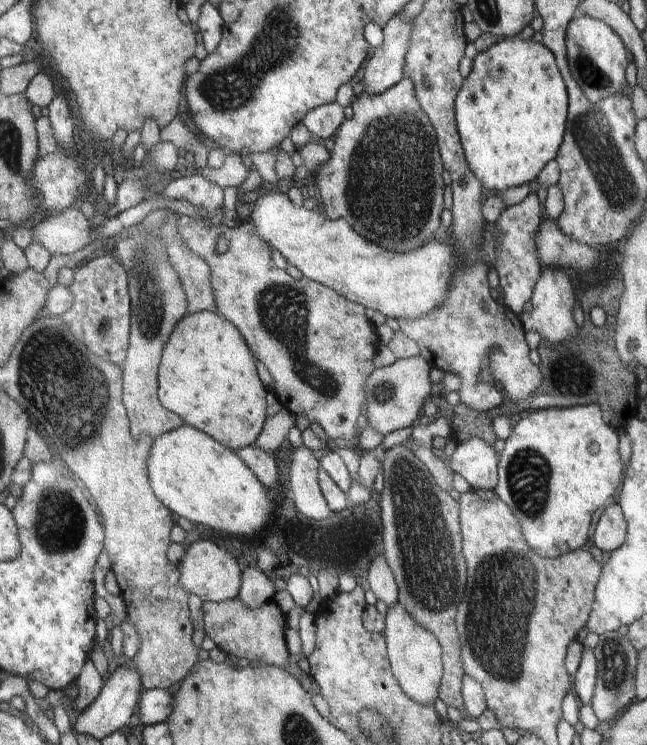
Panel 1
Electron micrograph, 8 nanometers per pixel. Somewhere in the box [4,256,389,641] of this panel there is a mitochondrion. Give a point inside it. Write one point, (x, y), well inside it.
(52, 375)

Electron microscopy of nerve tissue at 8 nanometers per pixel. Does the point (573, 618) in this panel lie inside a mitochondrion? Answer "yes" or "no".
no

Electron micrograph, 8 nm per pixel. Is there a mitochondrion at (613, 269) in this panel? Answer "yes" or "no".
no

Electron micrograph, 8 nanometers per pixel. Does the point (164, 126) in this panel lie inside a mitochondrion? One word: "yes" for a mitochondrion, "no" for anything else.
no

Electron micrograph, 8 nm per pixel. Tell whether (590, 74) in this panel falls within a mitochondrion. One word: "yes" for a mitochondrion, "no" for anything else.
yes

